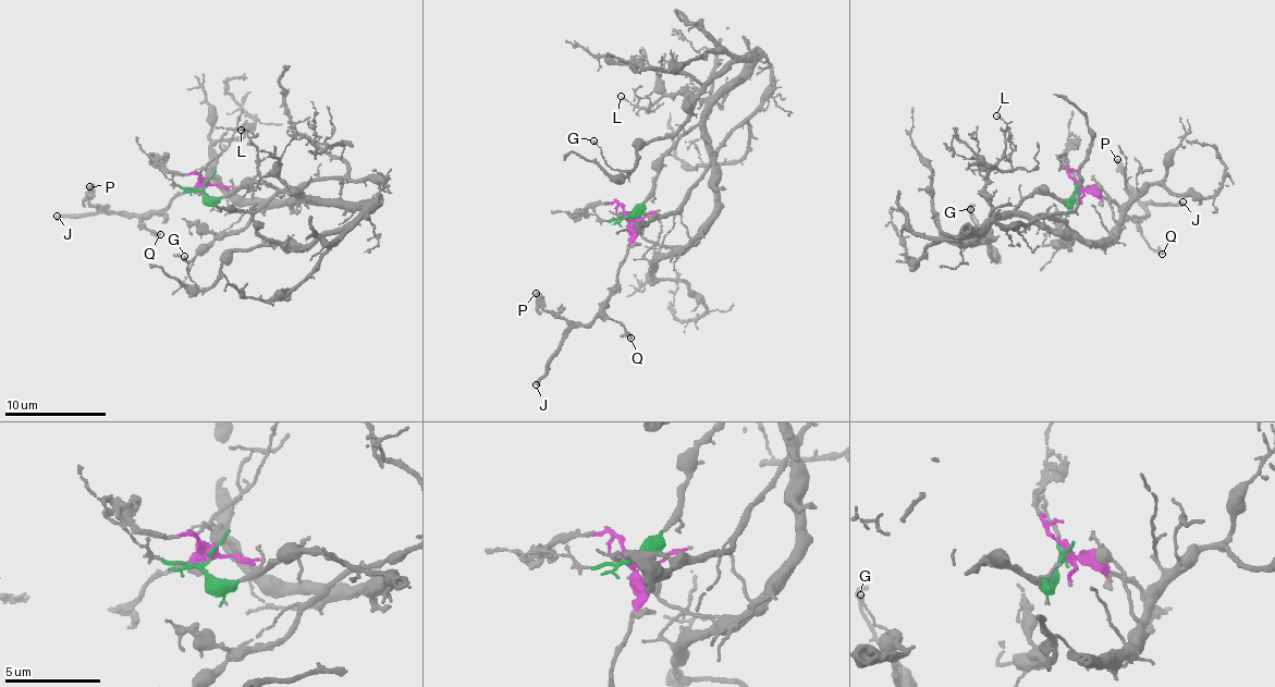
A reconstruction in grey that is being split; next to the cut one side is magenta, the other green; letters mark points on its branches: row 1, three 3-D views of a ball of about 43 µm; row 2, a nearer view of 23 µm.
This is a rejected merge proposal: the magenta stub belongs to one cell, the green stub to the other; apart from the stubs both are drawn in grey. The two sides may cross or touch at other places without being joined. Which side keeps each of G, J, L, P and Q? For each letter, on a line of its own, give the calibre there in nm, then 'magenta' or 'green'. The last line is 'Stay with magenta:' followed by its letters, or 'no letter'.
G: 110 nm | green
J: 300 nm | magenta
L: 90 nm | green
P: 360 nm | magenta
Q: 240 nm | magenta
Stay with magenta: J, P, Q

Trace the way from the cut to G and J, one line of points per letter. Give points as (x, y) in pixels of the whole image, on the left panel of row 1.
G: (206, 184), (216, 198), (256, 183), (362, 209), (305, 246), (236, 250), (207, 289), (183, 255)
J: (204, 185), (200, 180), (194, 188), (154, 212), (56, 215)

